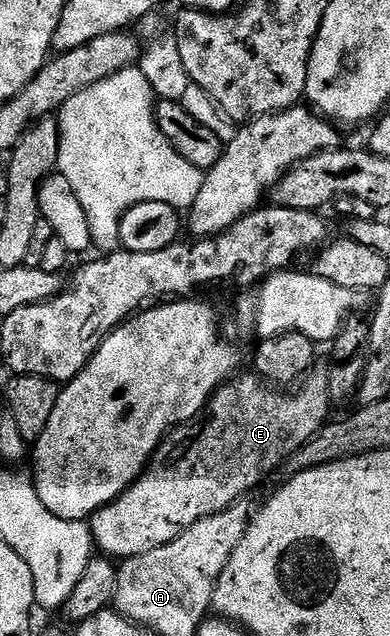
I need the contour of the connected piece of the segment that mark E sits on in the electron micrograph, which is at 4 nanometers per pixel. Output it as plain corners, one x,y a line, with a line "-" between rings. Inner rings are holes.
314,369
304,385
297,388
302,390
294,389
292,392
282,392
266,384
256,373
248,373
234,376
217,387
204,417
192,424
178,425
153,453
145,473
139,475
115,501
108,502
93,515
93,541
102,555
124,560
171,544
171,540
187,532
191,524
215,516
242,501
248,490
255,489
264,480
265,474
288,462
295,451
303,448
303,444
307,444
307,440
311,440
311,436
318,434
330,421
329,376
324,369

